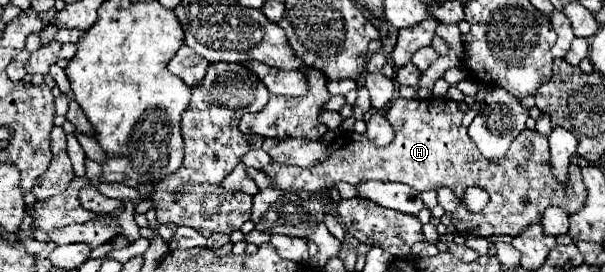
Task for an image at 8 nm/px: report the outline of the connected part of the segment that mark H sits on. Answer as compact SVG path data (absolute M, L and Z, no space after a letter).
M395 97L385 117L395 129L395 141L387 147L375 146L366 135L357 135L351 131L341 131L337 139L329 145L329 157L323 163L317 163L307 169L287 167L271 163L263 173L271 179L275 189L283 191L309 191L311 195L323 193L325 189L335 187L339 181L361 185L365 181L383 181L383 183L405 183L417 191L449 187L455 197L461 201L467 187L481 187L489 193L491 201L481 213L469 213L463 203L451 213L451 223L459 233L471 233L477 237L493 235L511 235L517 237L519 231L527 229L533 223L541 221L543 211L549 205L561 207L567 213L577 213L583 207L587 191L583 189L581 169L577 157L571 159L569 183L559 185L549 167L549 145L547 137L537 131L525 129L511 145L509 153L499 161L487 161L475 143L467 135L467 129L461 125L467 105L445 99L445 97L413 97L403 99Z

